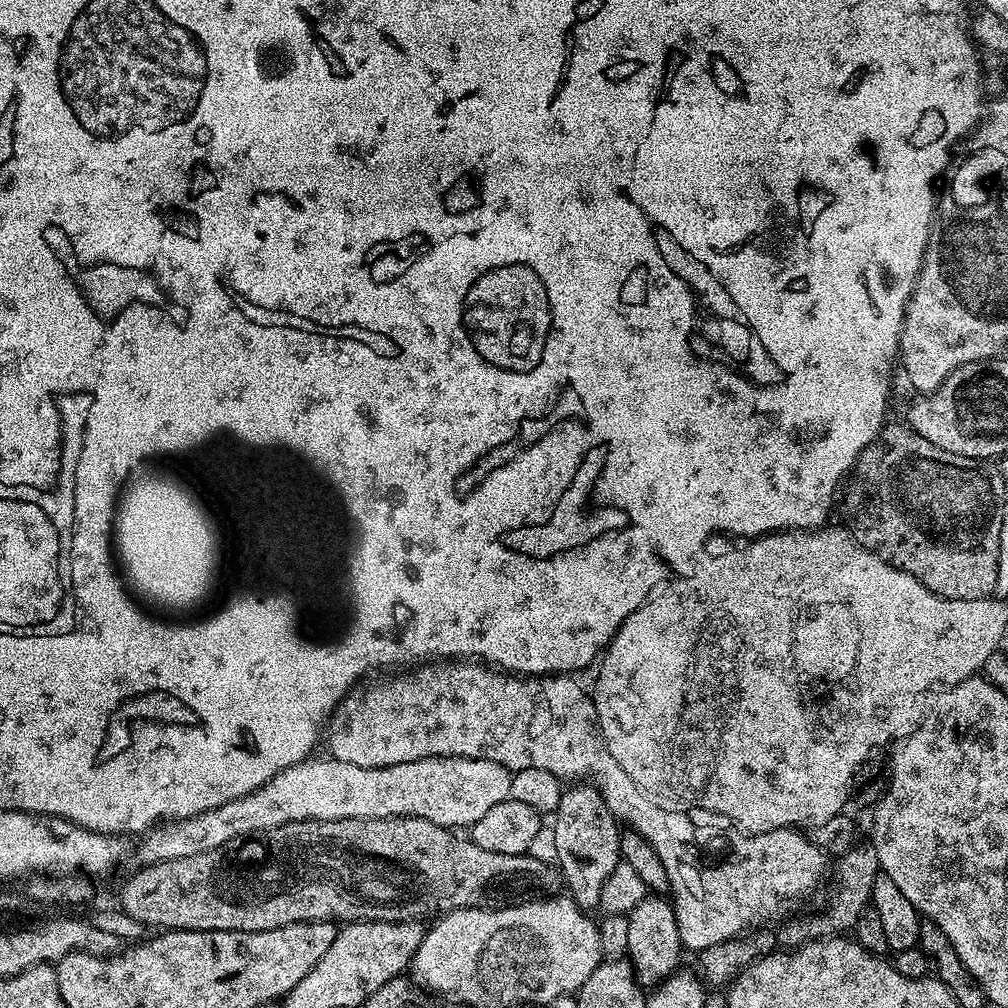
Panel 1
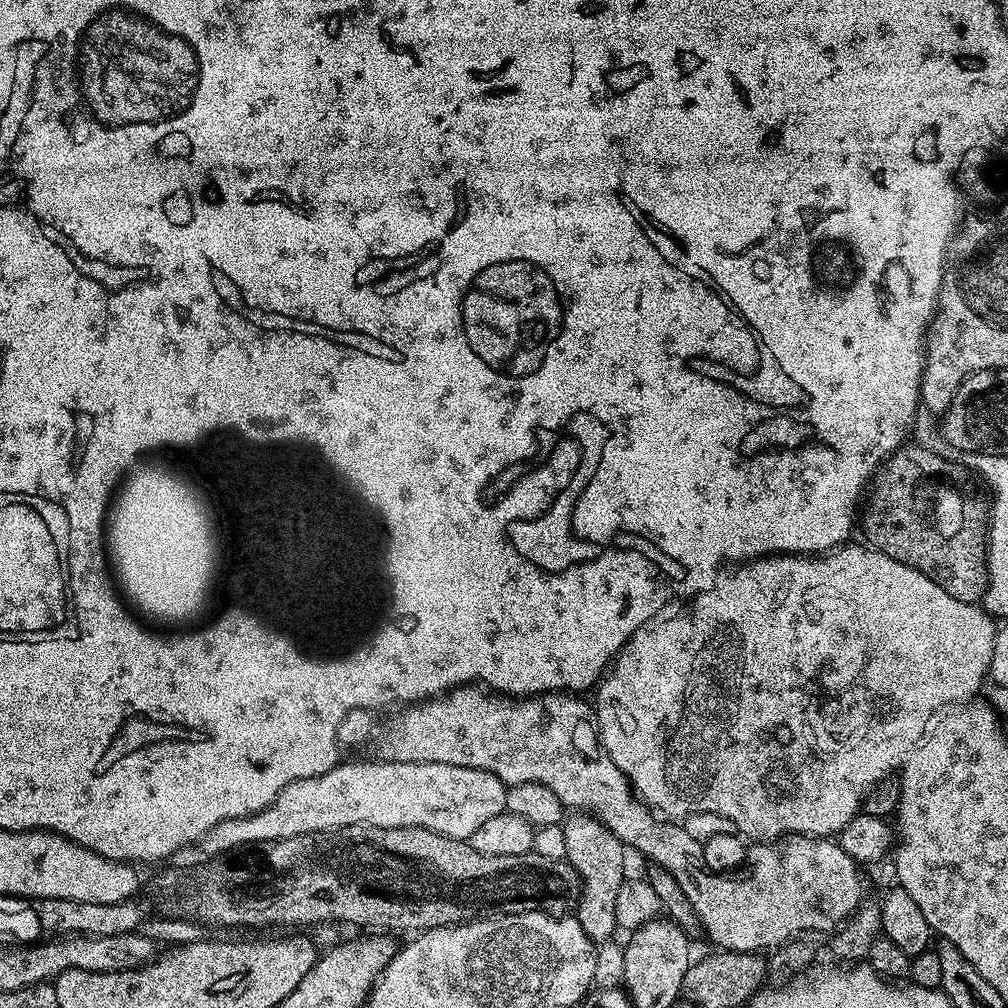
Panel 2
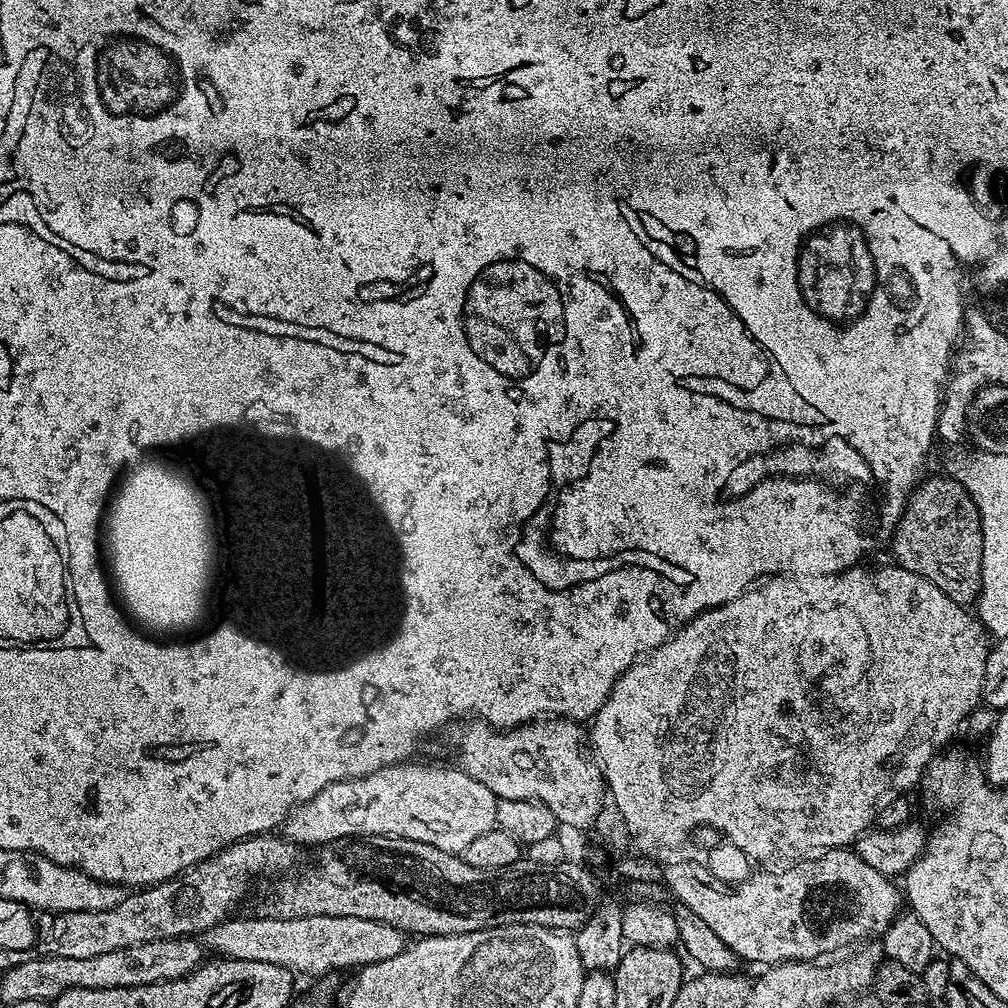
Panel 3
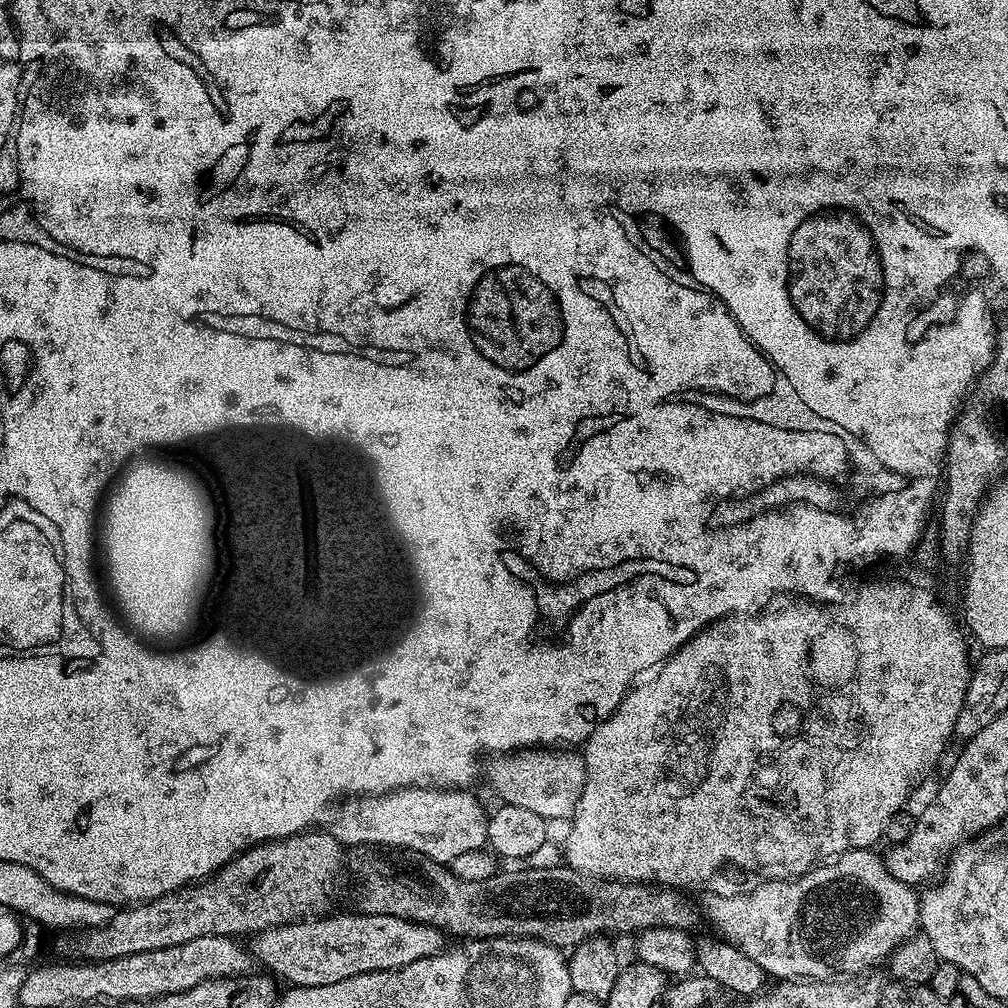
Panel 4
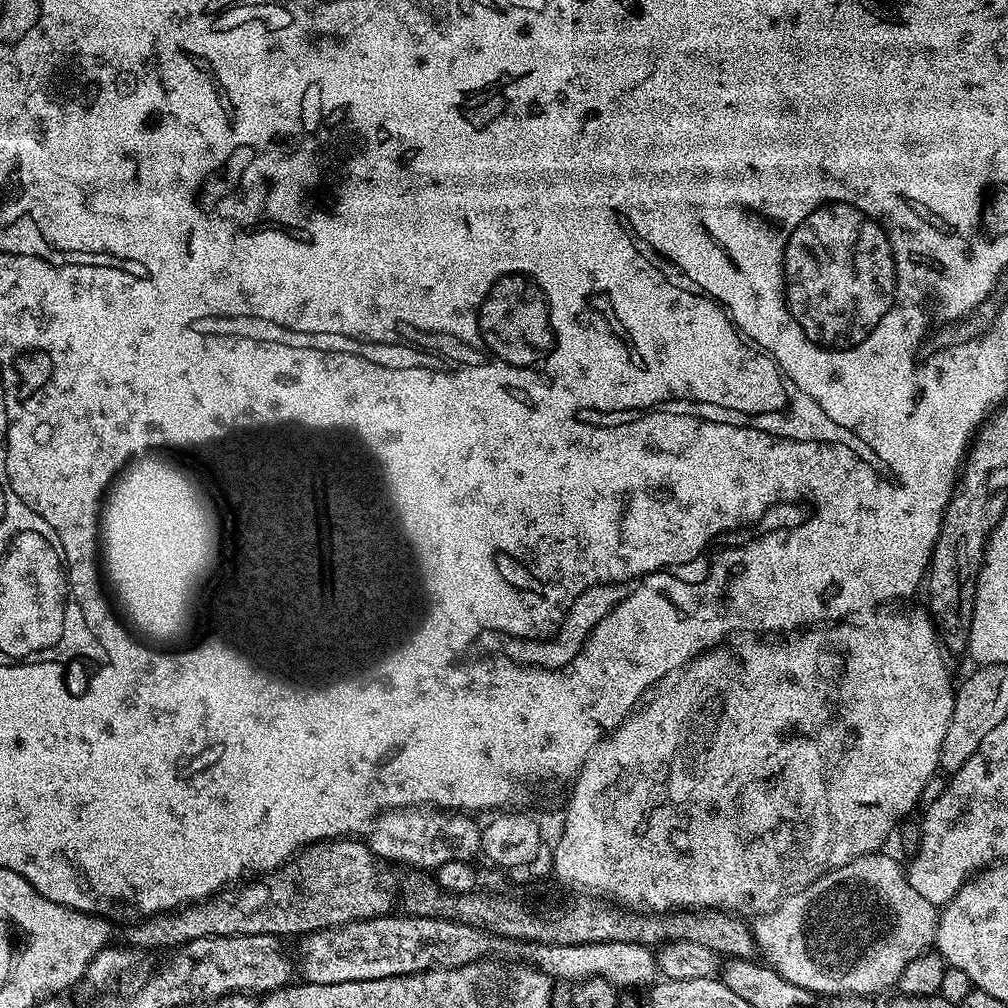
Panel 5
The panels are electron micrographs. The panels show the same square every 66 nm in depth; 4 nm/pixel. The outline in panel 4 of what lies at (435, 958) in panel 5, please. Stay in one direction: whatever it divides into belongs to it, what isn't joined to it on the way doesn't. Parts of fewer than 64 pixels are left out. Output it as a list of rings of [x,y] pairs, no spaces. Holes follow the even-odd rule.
[[[355,910],[336,915],[325,914],[257,932],[251,937],[250,951],[259,963],[261,960],[269,968],[265,968],[269,973],[282,976],[295,987],[309,988],[330,985],[358,974],[400,969],[418,958],[437,956],[446,948],[445,933],[434,926]]]

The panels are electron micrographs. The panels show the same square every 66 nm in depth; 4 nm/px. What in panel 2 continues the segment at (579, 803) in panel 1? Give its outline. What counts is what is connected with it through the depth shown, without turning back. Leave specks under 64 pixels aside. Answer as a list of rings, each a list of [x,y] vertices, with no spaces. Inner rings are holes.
[[[587,814],[569,815],[562,827],[566,842],[563,859],[574,868],[580,879],[580,901],[576,904],[574,918],[593,942],[611,940],[618,932],[614,918],[614,898],[626,879],[626,845],[603,820]]]

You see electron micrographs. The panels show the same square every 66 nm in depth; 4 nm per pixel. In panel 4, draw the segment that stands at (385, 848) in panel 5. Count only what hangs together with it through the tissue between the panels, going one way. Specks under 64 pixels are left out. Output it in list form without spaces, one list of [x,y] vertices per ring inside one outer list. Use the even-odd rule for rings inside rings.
[[[395,788],[392,792],[365,794],[345,803],[348,805],[330,825],[330,831],[345,846],[360,844],[356,846],[409,848],[448,866],[454,858],[458,858],[458,854],[470,854],[470,850],[478,850],[488,844],[489,813],[484,812],[479,798],[470,793],[471,791],[458,788]]]

